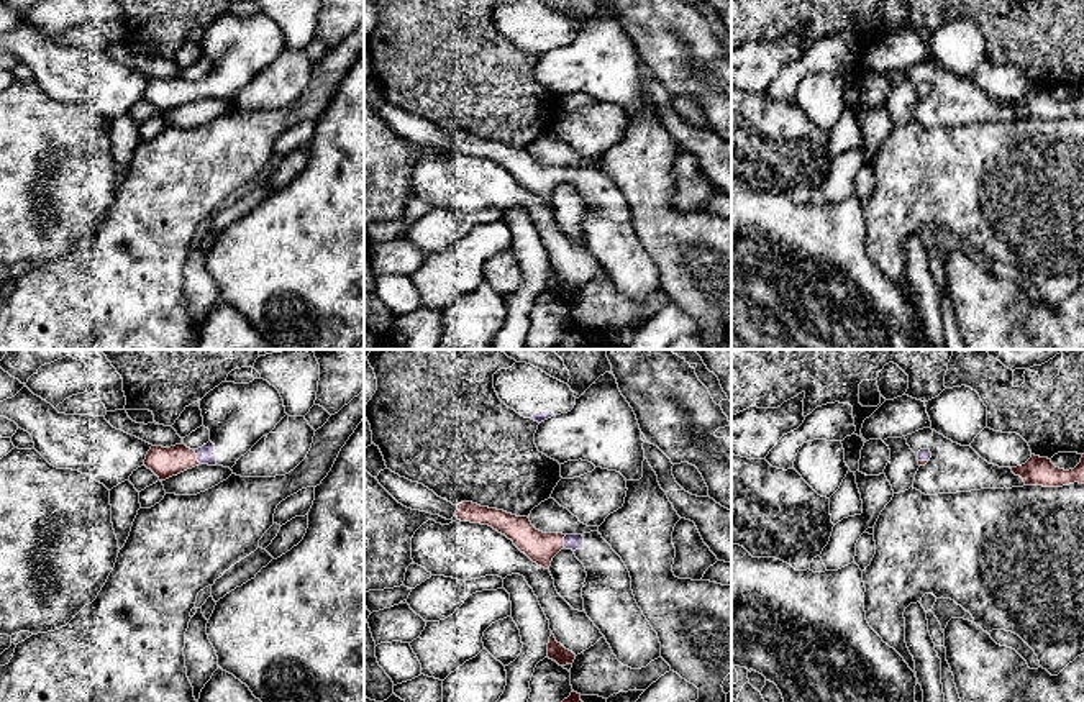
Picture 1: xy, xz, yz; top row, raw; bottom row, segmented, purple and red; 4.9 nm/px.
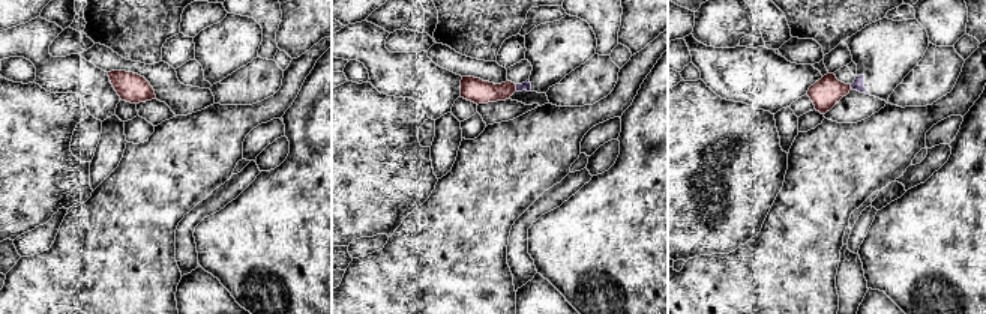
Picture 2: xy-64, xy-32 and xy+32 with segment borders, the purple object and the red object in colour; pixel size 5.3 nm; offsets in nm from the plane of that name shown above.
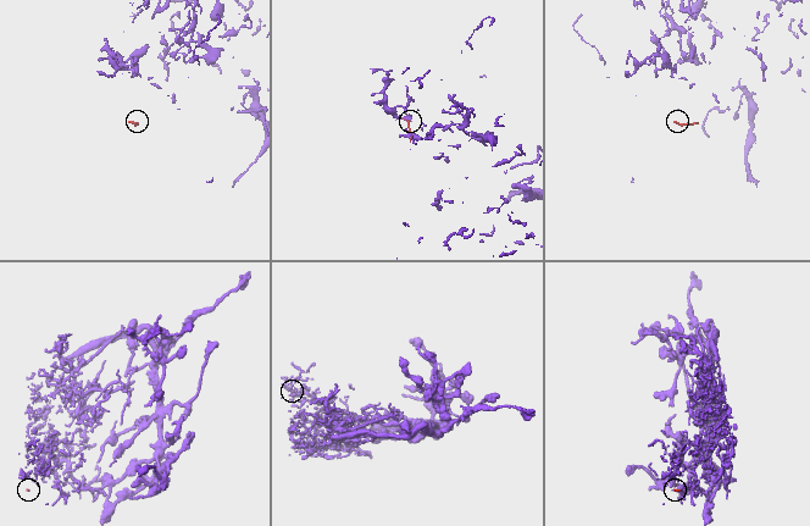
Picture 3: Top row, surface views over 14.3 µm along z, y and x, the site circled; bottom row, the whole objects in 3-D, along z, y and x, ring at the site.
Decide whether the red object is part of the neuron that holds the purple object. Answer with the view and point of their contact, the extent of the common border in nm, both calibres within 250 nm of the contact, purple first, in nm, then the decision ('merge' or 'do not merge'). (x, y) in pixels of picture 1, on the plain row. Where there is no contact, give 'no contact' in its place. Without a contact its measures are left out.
xy (197, 89) | 80 nm | 90/150 nm | merge

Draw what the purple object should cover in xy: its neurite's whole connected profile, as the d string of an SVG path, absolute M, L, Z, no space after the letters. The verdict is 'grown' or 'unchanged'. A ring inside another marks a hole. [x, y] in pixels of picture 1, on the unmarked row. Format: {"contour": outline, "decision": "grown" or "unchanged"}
{"contour": "M264 11L221 15L198 33L210 74L198 82L185 77L151 79L144 98L166 113L198 97L233 100L287 48L279 23Z", "decision": "grown"}

